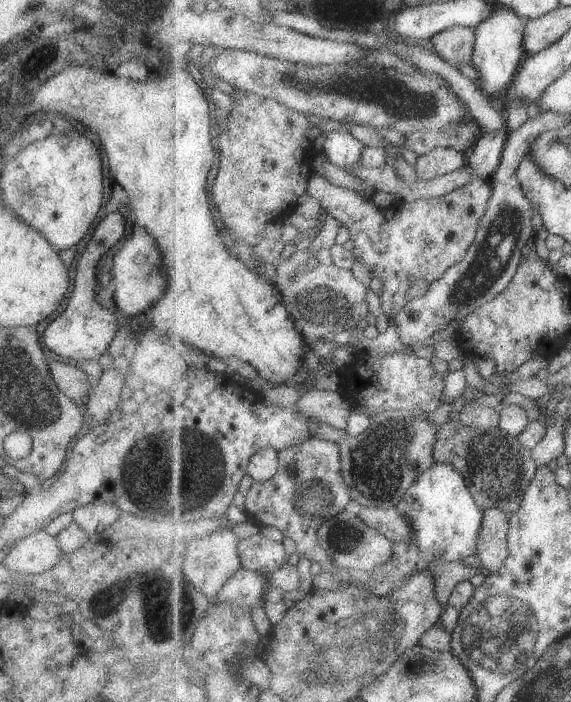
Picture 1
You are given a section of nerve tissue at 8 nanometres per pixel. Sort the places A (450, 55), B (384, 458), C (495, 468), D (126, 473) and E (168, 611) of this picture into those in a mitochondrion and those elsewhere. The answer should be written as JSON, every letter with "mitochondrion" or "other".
{"A":"other","B":"mitochondrion","C":"mitochondrion","D":"mitochondrion","E":"mitochondrion"}

